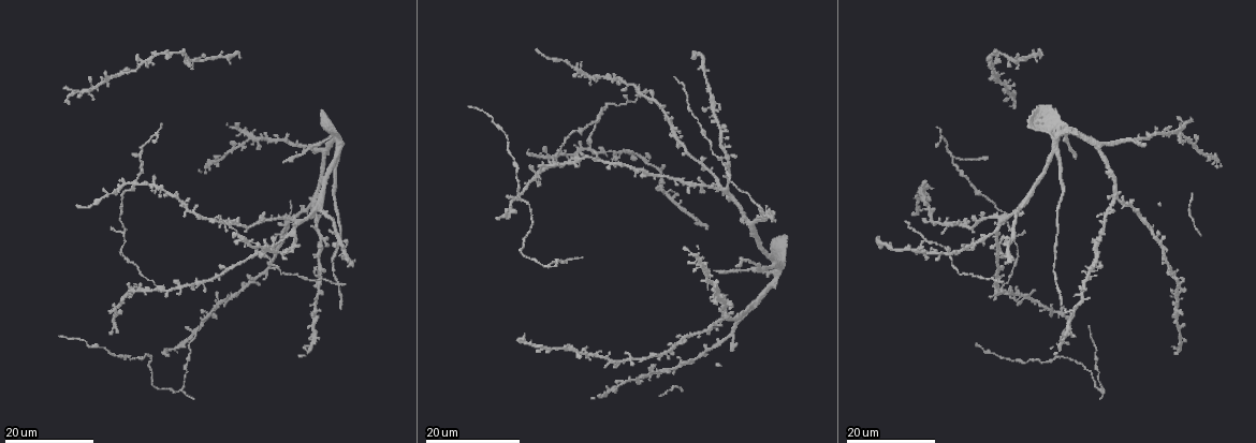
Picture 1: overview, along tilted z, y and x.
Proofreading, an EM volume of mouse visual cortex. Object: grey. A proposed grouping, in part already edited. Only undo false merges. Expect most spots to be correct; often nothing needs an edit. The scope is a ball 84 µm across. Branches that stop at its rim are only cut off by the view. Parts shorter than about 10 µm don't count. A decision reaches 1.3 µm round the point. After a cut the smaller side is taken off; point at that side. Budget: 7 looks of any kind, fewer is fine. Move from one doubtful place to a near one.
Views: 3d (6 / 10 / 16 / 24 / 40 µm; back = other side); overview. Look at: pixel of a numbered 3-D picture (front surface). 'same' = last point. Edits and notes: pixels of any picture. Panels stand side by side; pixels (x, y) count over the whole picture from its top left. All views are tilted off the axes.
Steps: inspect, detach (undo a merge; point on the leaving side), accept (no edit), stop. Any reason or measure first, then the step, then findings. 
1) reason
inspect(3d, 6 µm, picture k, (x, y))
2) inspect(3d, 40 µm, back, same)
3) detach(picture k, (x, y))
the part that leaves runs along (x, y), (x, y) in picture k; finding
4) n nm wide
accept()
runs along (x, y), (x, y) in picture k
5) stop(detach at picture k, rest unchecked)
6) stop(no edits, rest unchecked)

sudden change in width
inspect(3d, 16 µm, picture 1, (186, 374))

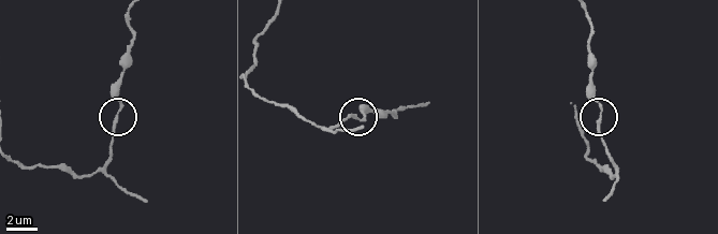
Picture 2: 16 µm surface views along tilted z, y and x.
closer look
inspect(3d, 10 µm, picture 2, (121, 108))

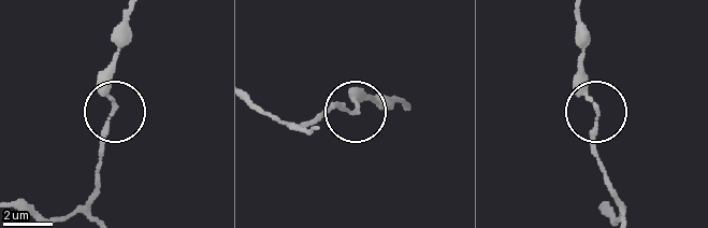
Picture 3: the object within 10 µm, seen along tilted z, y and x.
accept()
all the same cell

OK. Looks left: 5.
inspect(3d, 24 µm, picture 1, (712, 121))

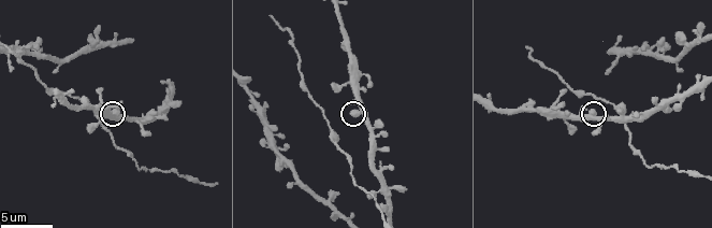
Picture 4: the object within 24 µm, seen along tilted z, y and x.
closer look
inspect(3d, 6 µm, picture 4, (356, 111))

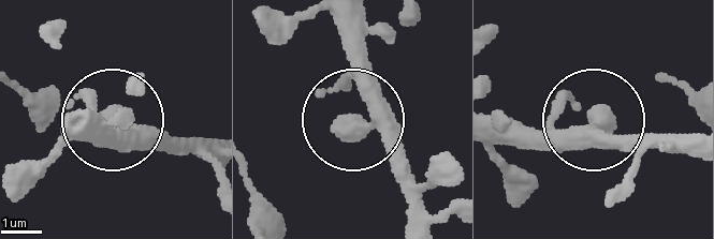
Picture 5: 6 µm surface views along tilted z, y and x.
470 nm wide
accept()
runs along (421, 219), (413, 178), (362, 121), (374, 96), (363, 26) in picture 5; continuous, no second cell

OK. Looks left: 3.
three arms meet
inspect(3d, 16 µm, picture 1, (668, 356))

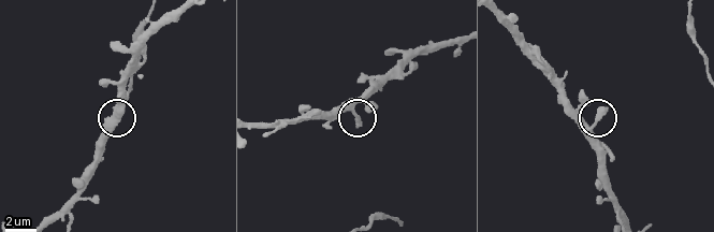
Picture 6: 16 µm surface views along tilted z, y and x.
closer look
inspect(3d, 10 µm, picture 6, (591, 127))

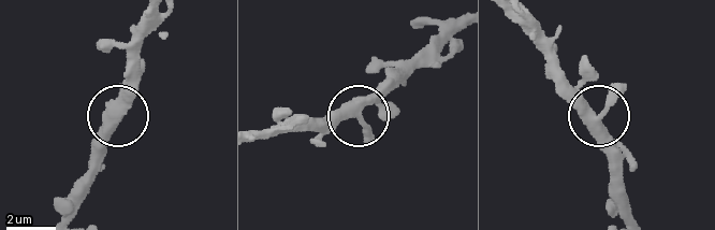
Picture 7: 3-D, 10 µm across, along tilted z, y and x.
320 nm wide
accept()
runs along (515, 16), (606, 134), (636, 158) in picture 7; all the same cell

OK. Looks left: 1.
stop(no edits, rest unchecked)

